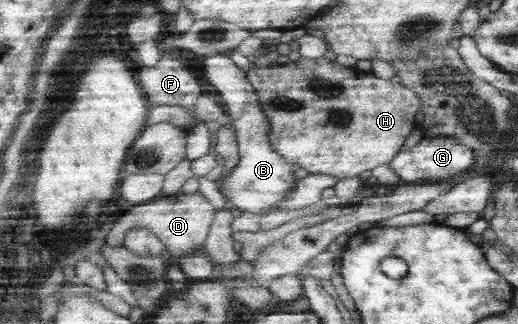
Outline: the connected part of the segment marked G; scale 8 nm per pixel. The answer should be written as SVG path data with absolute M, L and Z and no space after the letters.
M423 137L414 147L402 149L392 162L390 168L397 172L404 183L431 183L447 181L475 168L478 163L472 147L458 142L455 137Z

